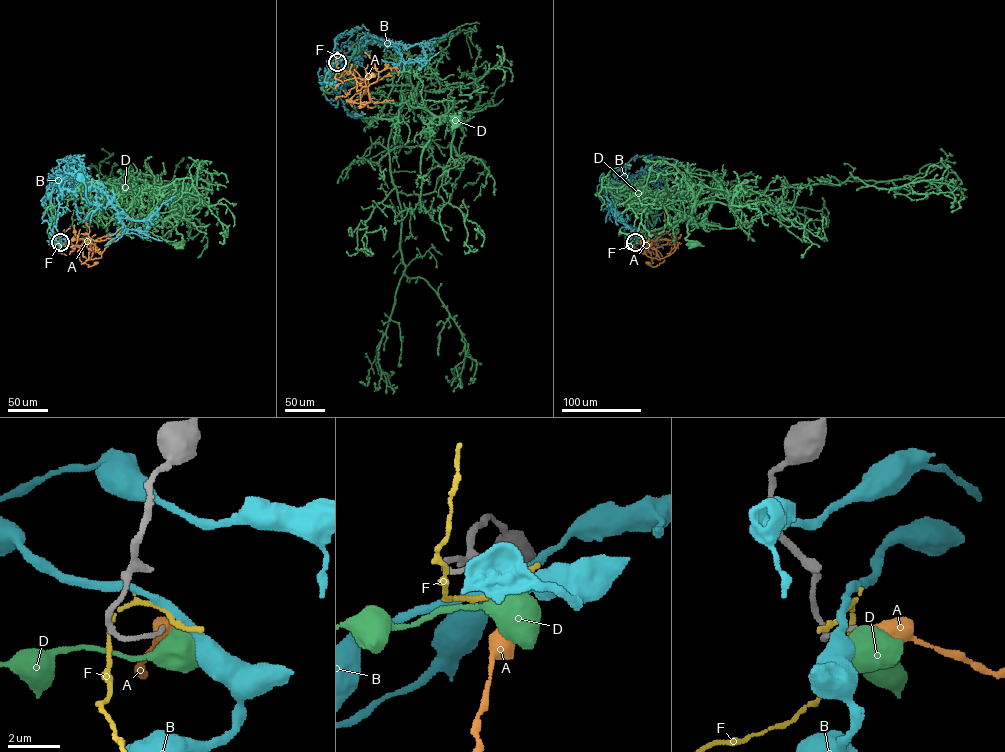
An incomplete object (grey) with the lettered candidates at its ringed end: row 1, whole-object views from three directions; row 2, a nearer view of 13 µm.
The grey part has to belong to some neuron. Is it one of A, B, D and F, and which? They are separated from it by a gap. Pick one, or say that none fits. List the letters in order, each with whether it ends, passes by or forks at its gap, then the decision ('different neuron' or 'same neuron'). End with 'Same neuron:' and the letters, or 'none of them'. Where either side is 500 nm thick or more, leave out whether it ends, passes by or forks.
A: it ends; same neuron
B: it passes by; different neuron
D: different neuron
F: it passes by; different neuron
Same neuron: A

